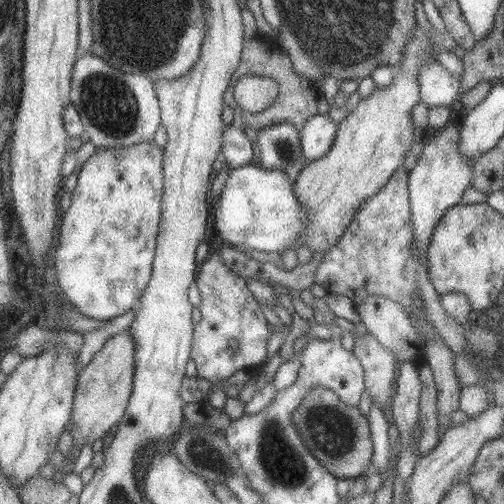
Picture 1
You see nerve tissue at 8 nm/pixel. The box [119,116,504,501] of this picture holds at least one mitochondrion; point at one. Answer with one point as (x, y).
(282, 459)

